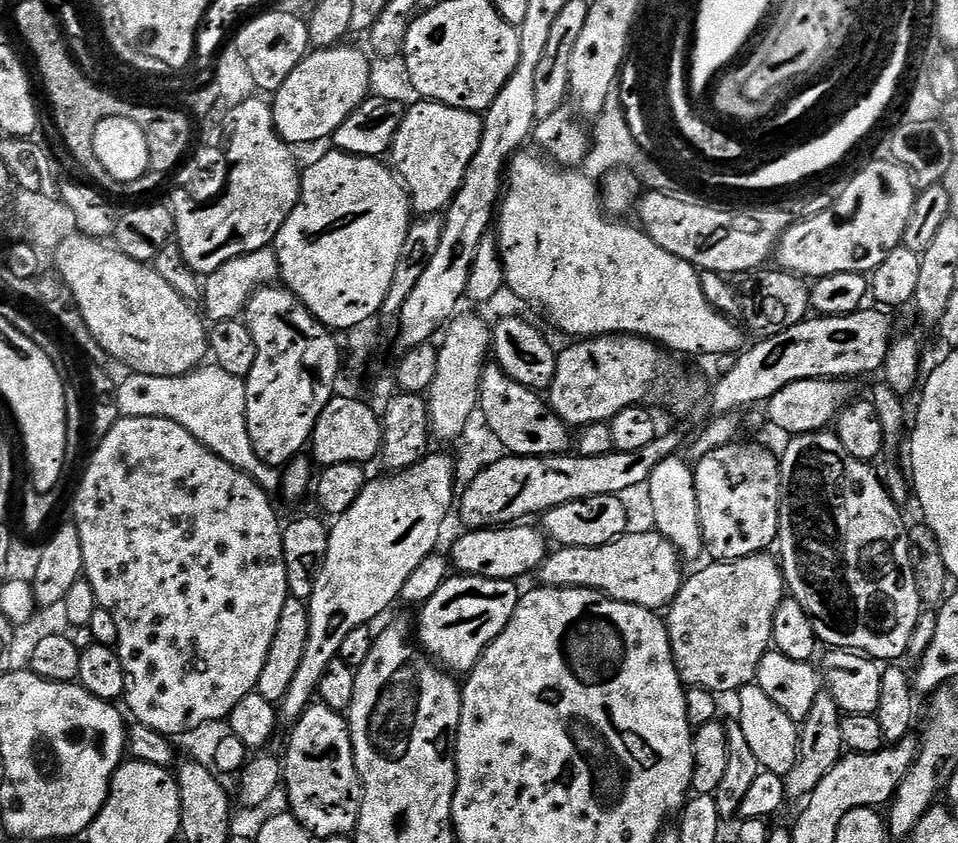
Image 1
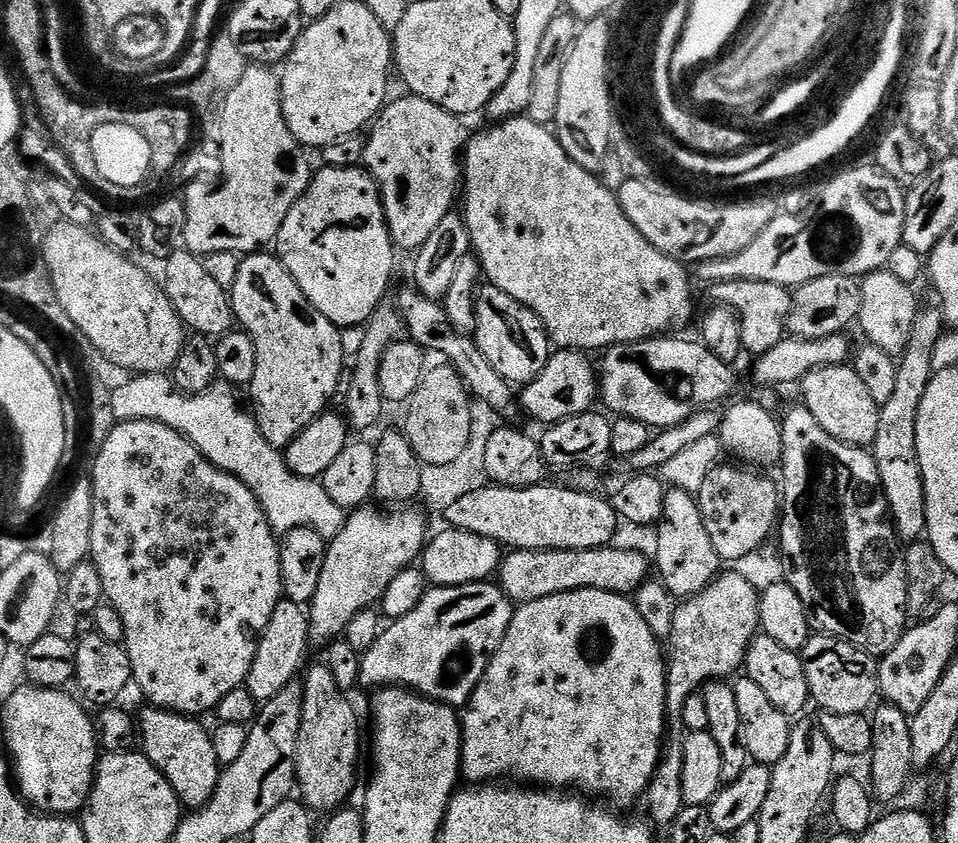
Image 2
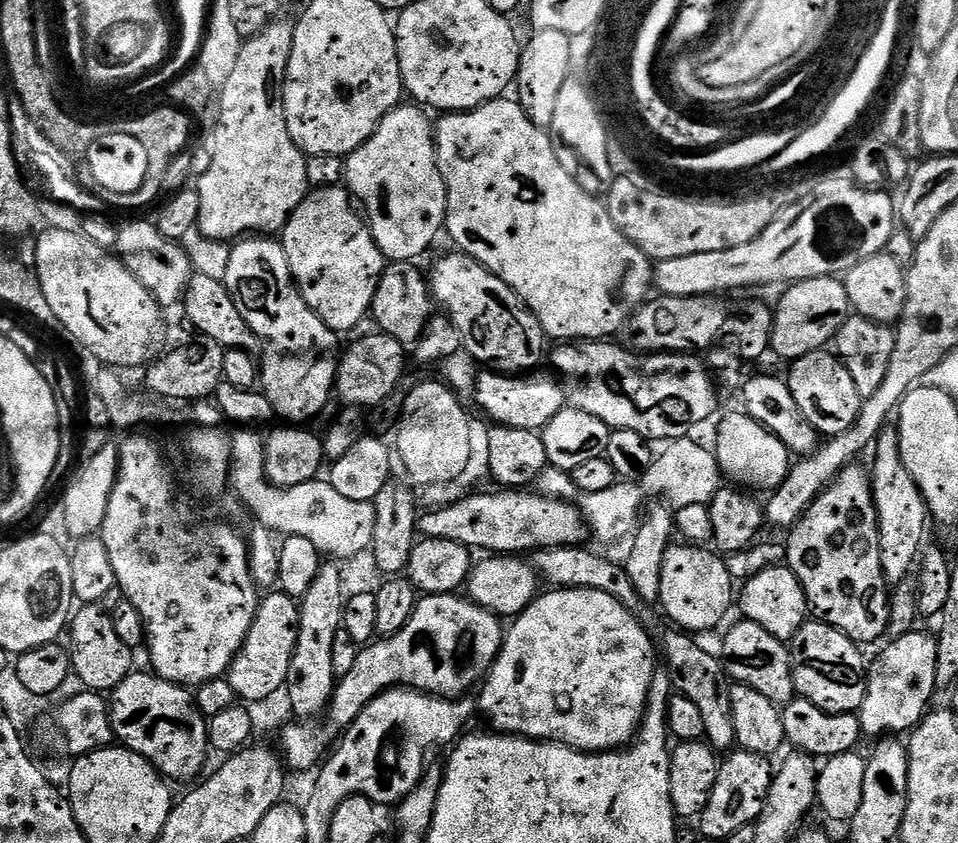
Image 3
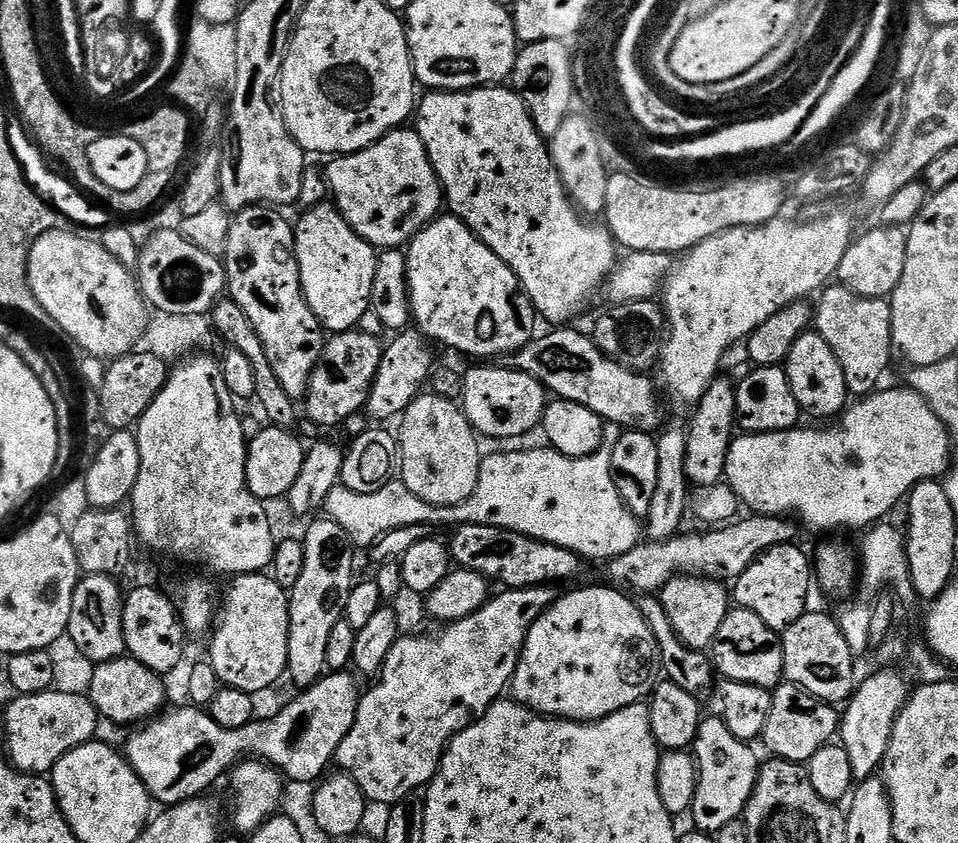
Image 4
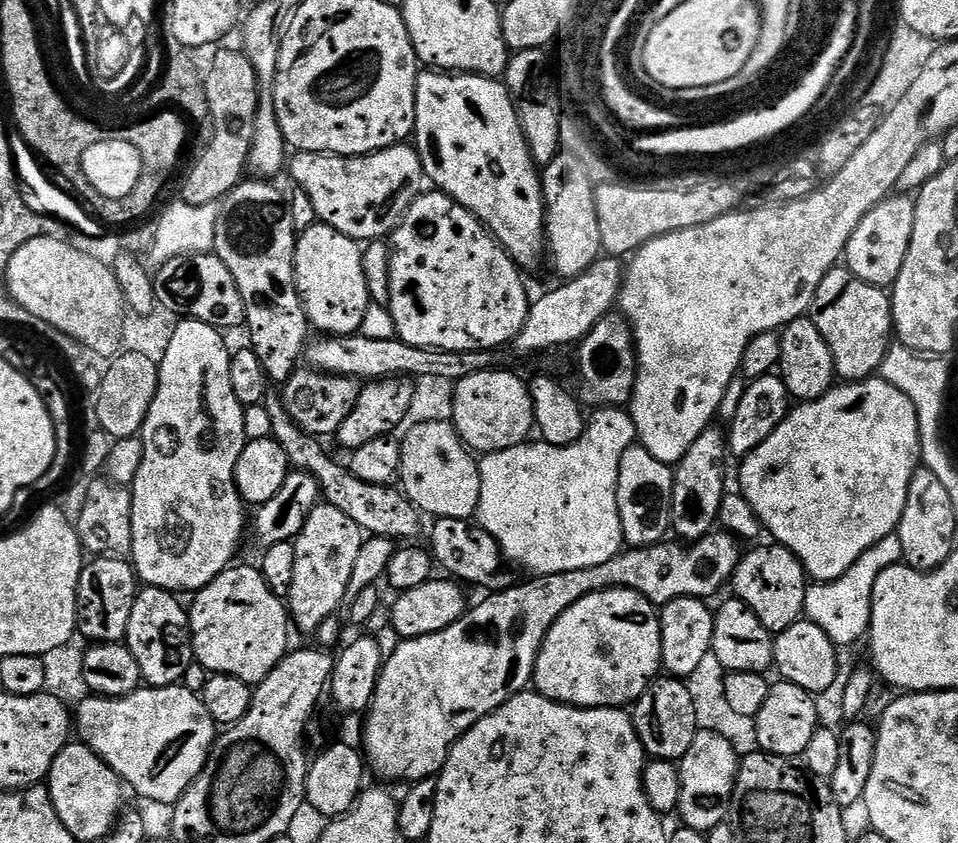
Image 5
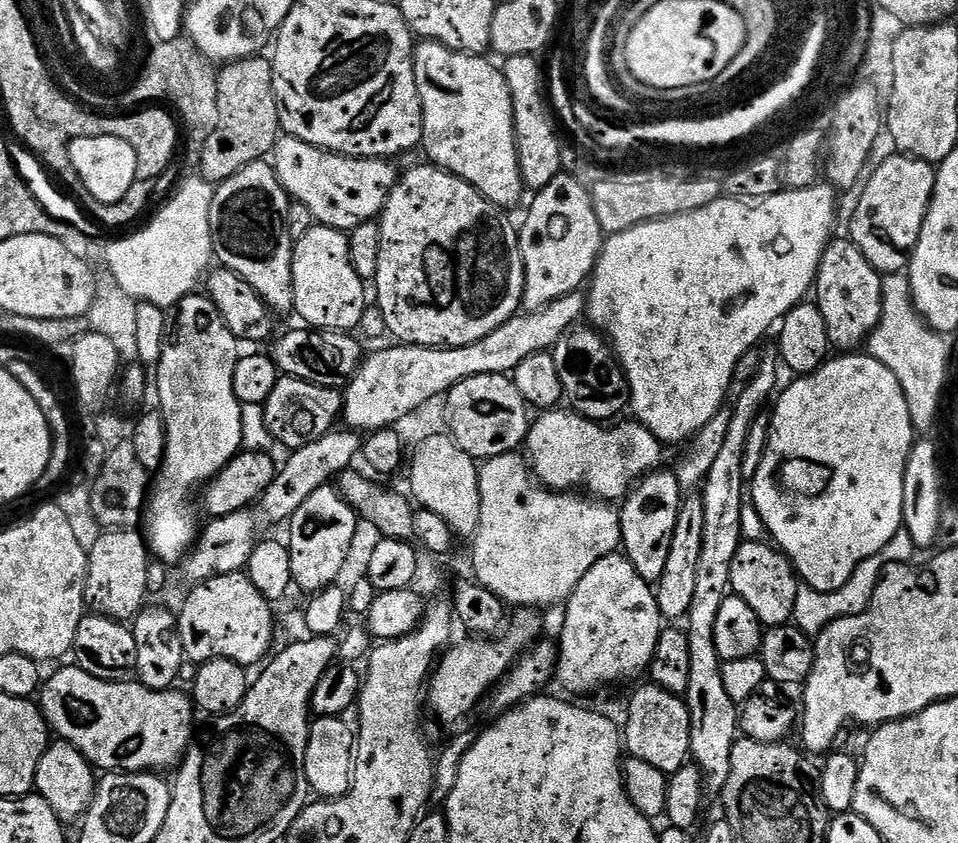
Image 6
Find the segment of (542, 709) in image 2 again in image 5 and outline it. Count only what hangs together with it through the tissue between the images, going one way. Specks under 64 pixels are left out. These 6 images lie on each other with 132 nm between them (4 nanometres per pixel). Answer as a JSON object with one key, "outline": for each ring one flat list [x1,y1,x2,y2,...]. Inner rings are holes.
{"outline":[[607,588,605,592,595,592,584,596,574,606,570,606,554,622,552,629,546,634,546,638,540,647,540,653,536,659,536,665,532,671,532,684,535,691,541,692,546,698,550,698,559,704,572,704,575,708,624,708,635,705,636,700,651,685,653,680,661,675,662,665,662,634,660,633,660,614,657,605,651,604,646,597,634,590,625,588]]}

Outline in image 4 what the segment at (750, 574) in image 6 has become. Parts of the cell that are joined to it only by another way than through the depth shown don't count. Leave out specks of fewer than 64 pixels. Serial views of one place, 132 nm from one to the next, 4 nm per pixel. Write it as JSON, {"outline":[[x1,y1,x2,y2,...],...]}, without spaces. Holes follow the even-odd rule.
{"outline":[[790,543,766,550,734,582,735,603,758,614,766,626,777,630,798,622,798,618,809,607,808,591,814,588,814,568,809,553,807,556,802,549,796,547,795,543]]}

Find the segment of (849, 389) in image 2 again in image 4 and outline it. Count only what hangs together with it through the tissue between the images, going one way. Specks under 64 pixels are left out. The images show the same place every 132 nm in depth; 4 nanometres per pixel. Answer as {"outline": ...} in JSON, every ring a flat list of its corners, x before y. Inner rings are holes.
{"outline":[[809,330,798,338,798,342,794,342,783,369,788,375,790,390,794,390,794,398,805,417,813,416,816,419,813,421,828,422,839,417,849,407,850,393,842,374,842,366,838,366,834,350,826,346,819,332]]}

